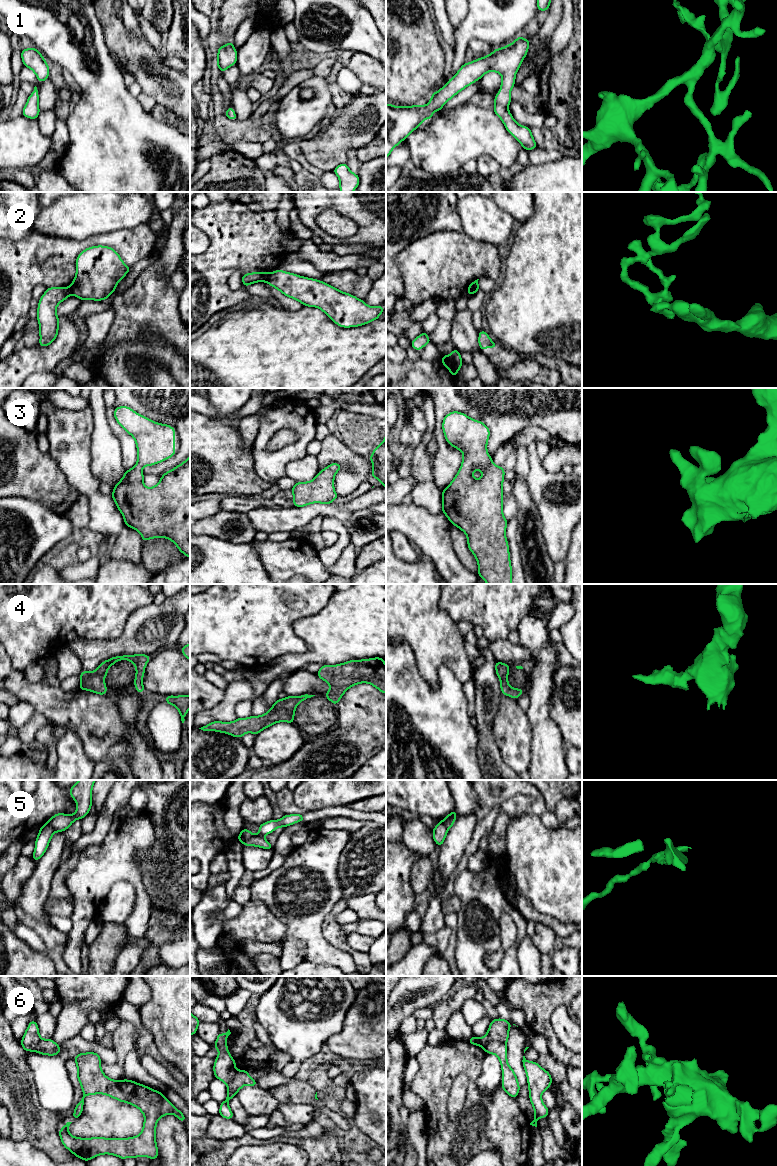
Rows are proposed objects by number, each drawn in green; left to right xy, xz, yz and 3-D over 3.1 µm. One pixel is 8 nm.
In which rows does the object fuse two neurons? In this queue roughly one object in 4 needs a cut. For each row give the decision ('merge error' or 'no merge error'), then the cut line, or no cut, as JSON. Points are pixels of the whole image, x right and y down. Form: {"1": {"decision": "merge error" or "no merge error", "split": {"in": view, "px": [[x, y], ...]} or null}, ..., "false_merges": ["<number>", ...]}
{"1": {"decision": "no merge error", "split": null}, "2": {"decision": "merge error", "split": {"in": "xz", "px": [[268, 273], [265, 281]]}}, "3": {"decision": "no merge error", "split": null}, "4": {"decision": "no merge error", "split": null}, "5": {"decision": "merge error", "split": {"in": "xz", "px": [[252, 834], [243, 843]]}}, "6": {"decision": "merge error", "split": {"in": "yz", "px": [[505, 1043], [490, 1041], [483, 1048]]}}, "false_merges": ["2", "5", "6"]}

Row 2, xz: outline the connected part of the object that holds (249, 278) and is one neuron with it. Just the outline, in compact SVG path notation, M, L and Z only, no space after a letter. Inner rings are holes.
M253 272L242 275L243 286L249 286L256 282L266 282L268 278L267 272Z

